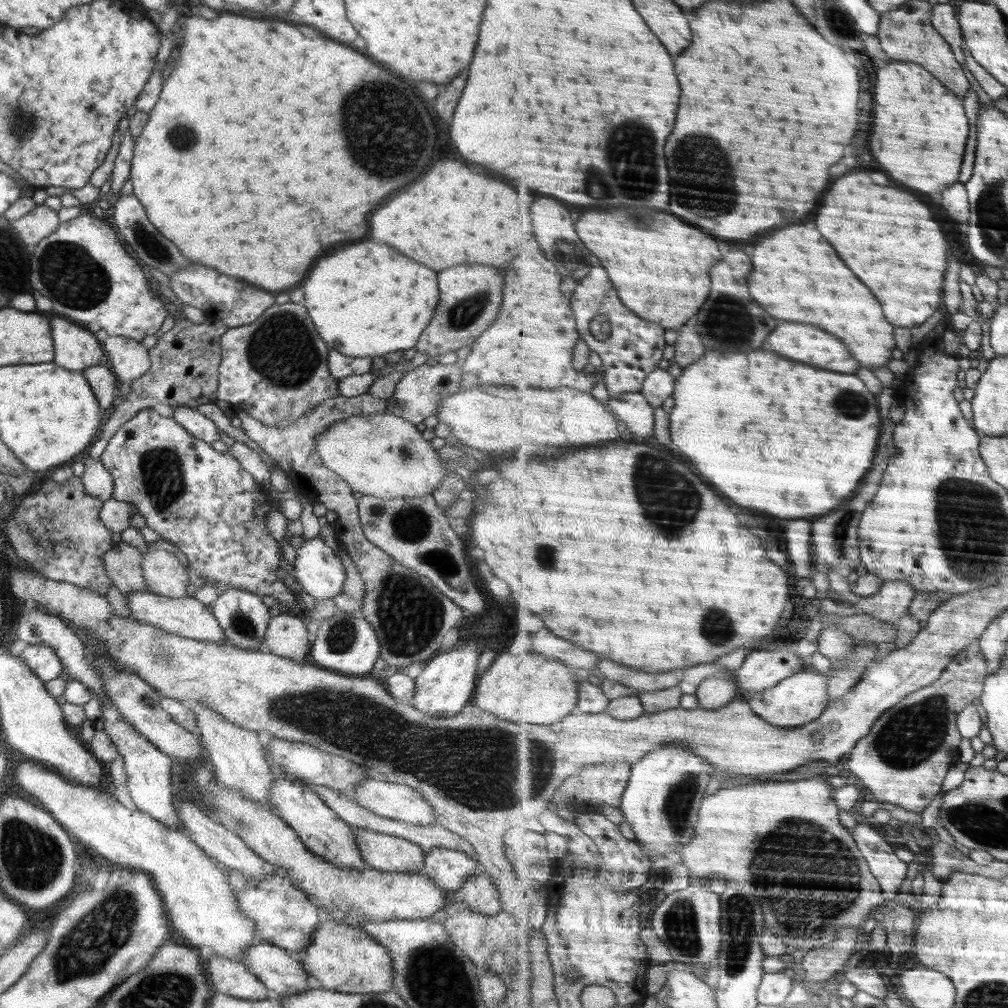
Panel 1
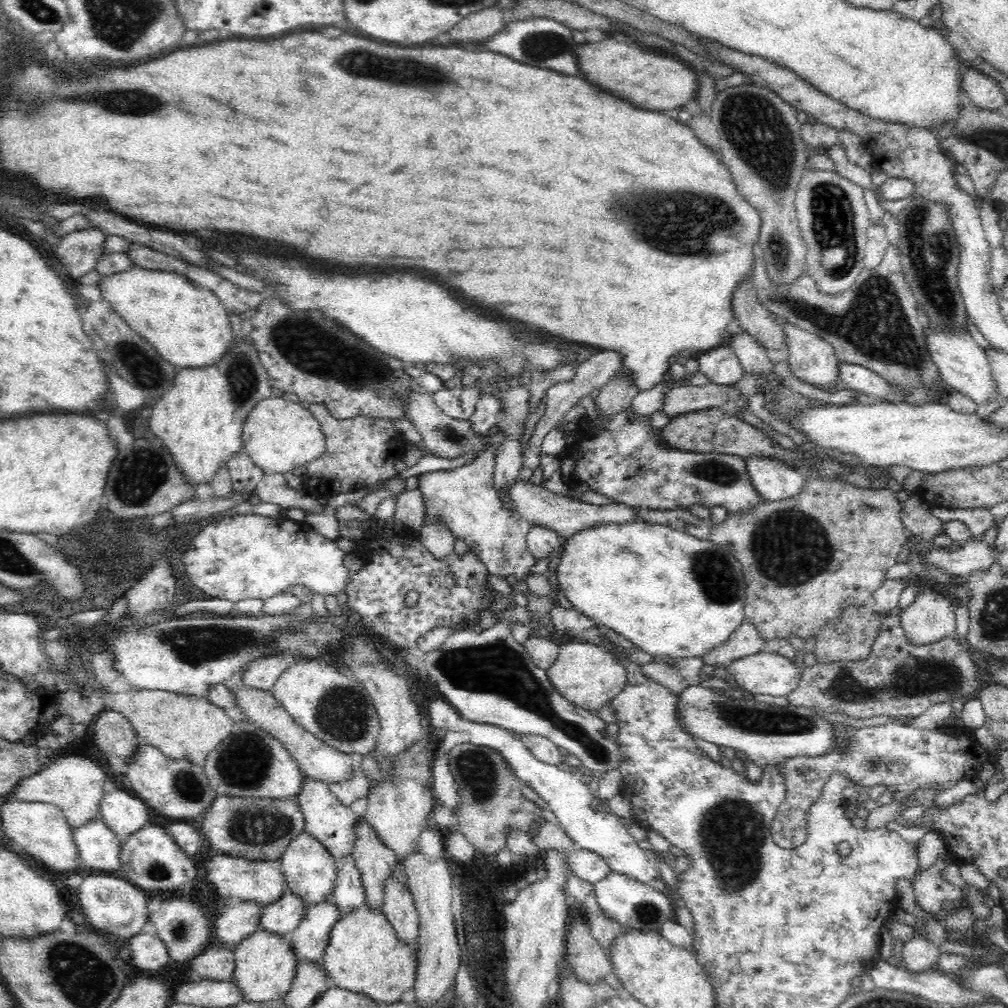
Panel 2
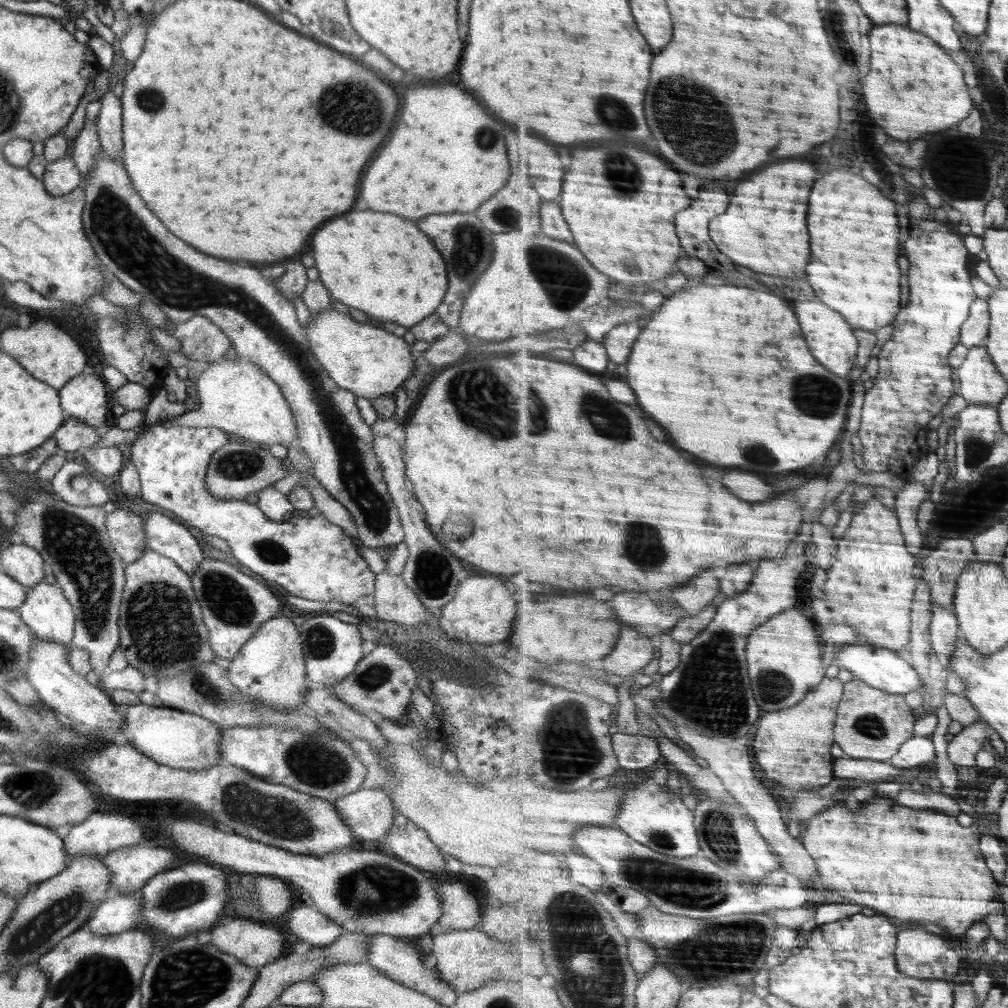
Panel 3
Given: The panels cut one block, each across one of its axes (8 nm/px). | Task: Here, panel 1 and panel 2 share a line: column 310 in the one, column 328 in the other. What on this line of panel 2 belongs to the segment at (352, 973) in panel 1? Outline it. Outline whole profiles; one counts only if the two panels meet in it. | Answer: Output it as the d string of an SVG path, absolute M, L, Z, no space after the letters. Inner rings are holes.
M364 904L350 913L343 913L341 919L334 924L328 946L319 964L325 970L331 985L350 992L360 992L379 1004L389 1005L400 1001L400 996L406 990L413 988L418 968L417 949L414 943L405 944L405 942L400 942L394 927L382 910Z

